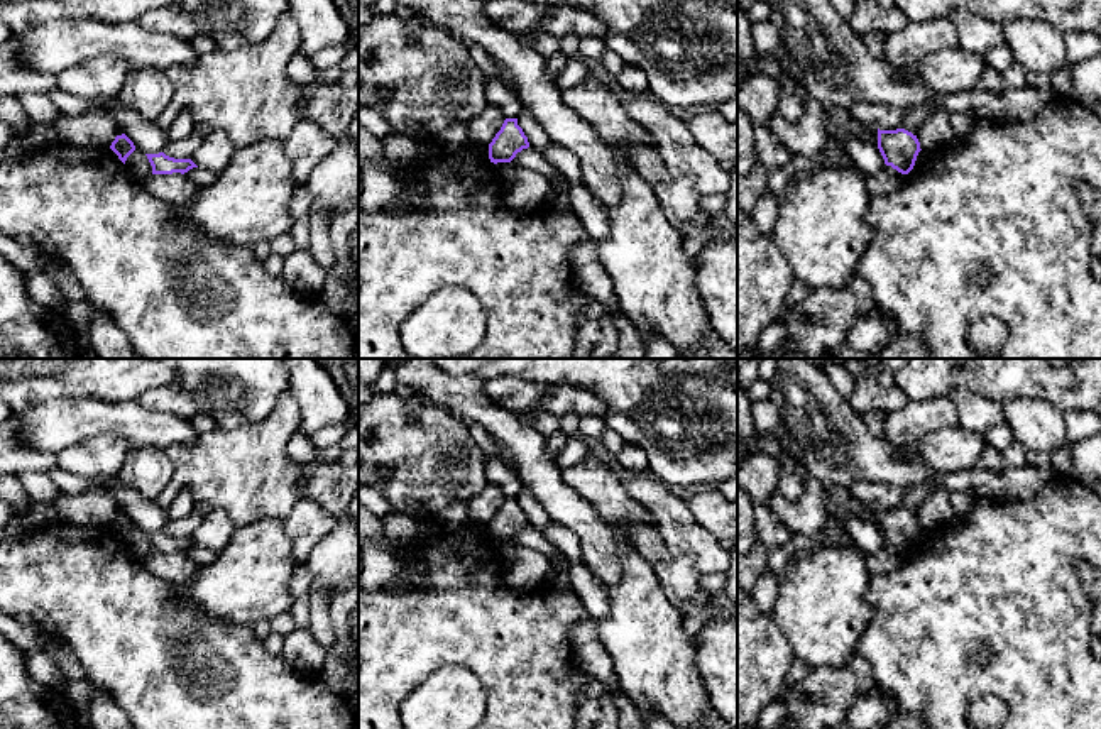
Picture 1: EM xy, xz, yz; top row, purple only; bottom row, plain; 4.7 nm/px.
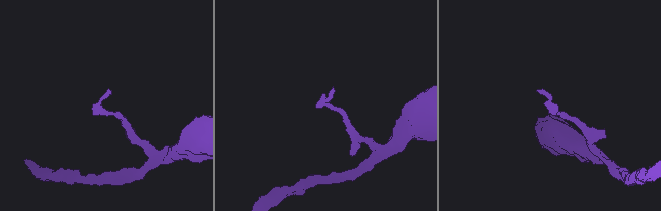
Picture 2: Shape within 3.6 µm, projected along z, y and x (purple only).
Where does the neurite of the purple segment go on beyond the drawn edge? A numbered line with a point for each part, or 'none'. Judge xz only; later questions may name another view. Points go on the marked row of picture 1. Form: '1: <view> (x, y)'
none

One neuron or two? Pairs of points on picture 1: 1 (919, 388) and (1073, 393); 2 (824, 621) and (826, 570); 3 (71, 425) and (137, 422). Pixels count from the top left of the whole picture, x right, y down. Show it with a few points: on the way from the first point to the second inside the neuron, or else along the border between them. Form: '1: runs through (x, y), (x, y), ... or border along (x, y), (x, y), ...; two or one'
1: runs through (958, 376), (1034, 376); one
2: runs through (824, 609), (826, 582); one
3: runs through (88, 422), (120, 422); one

